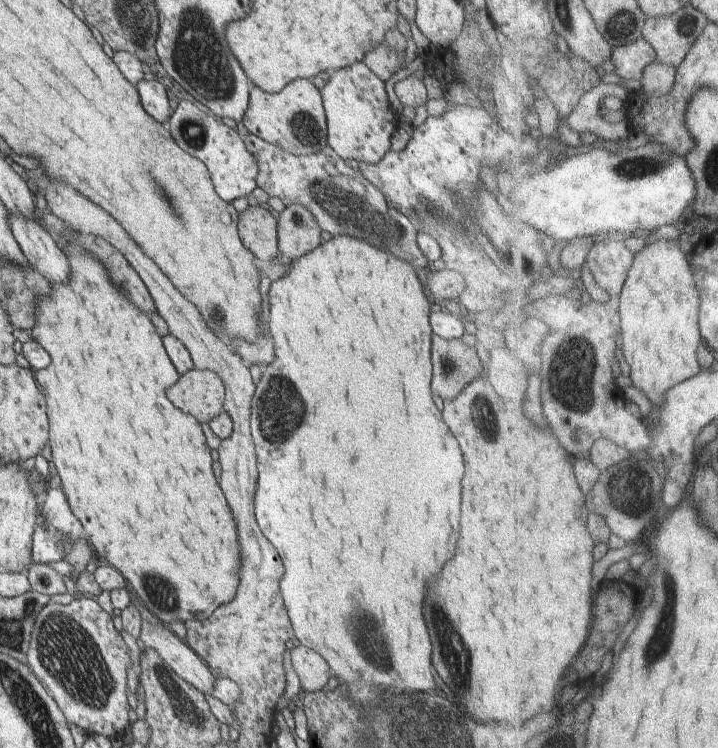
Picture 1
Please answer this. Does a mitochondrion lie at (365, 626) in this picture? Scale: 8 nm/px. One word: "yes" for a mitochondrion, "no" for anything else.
yes

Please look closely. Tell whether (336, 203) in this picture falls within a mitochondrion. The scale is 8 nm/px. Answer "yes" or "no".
yes

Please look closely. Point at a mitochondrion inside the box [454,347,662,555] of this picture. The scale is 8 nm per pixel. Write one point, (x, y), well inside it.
(482, 416)

